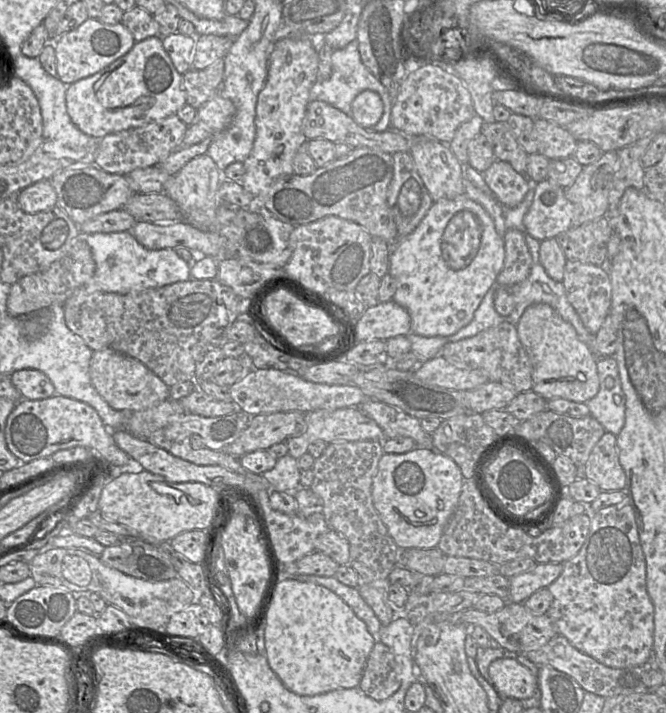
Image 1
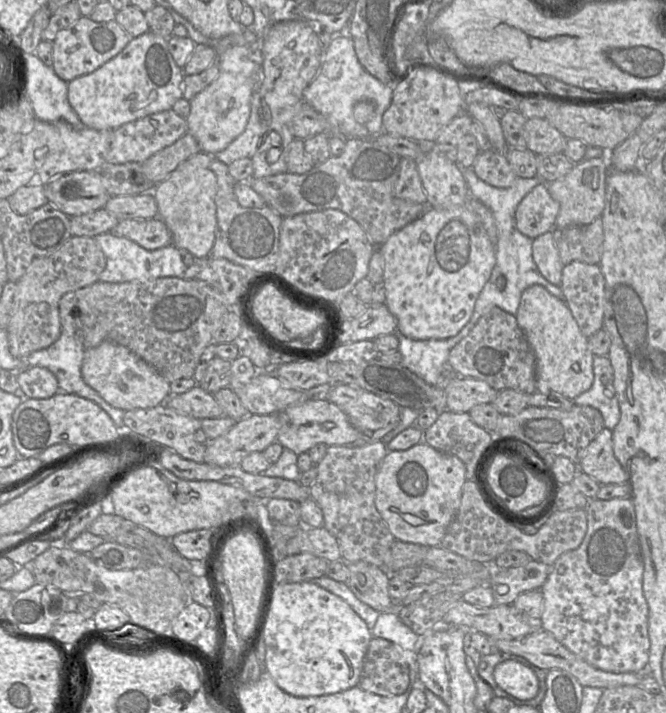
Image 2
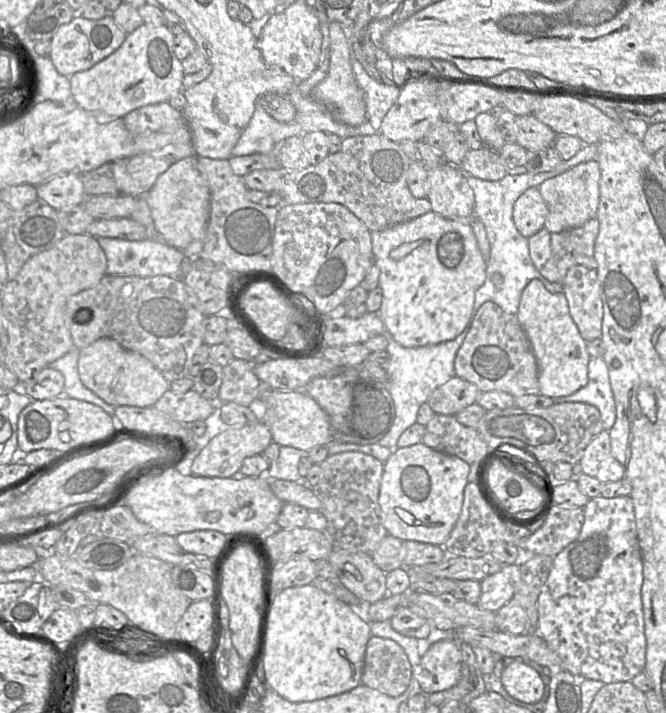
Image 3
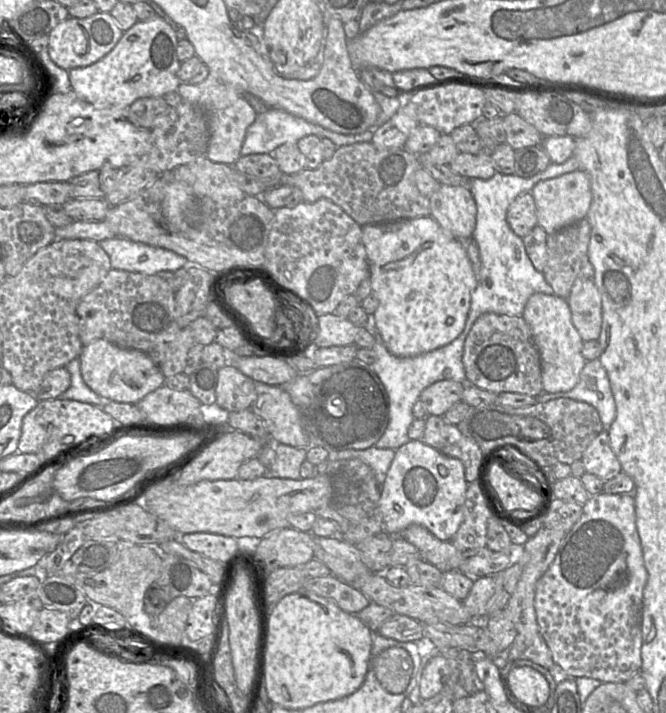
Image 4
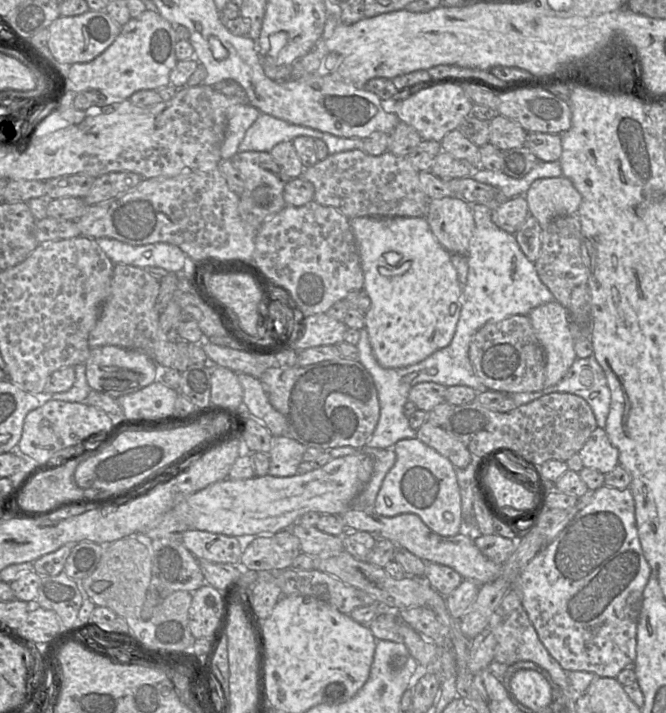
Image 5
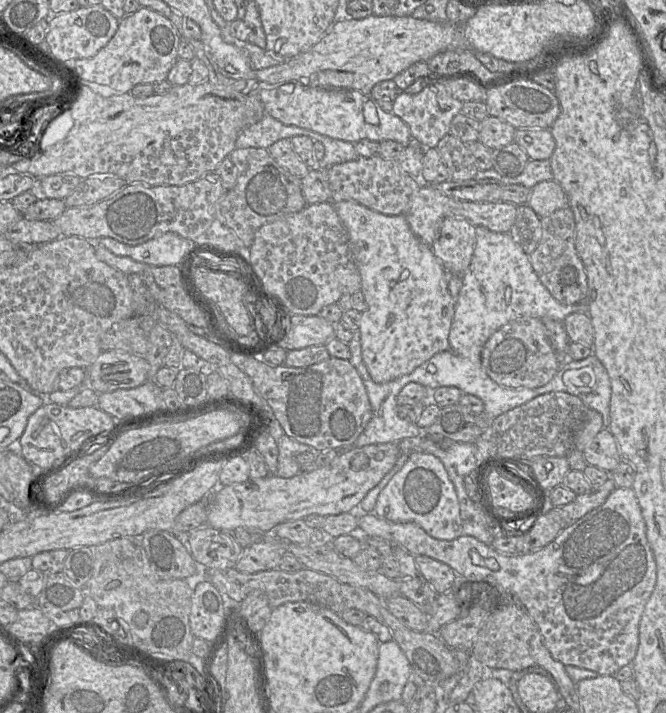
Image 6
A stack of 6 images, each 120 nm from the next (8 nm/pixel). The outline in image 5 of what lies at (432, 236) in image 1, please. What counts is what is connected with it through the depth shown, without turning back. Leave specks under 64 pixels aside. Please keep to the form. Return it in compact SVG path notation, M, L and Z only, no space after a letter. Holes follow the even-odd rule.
M356 217L350 226L364 275L363 289L371 299L365 329L378 364L403 368L417 364L452 341L460 317L462 287L448 252L437 241L425 217Z

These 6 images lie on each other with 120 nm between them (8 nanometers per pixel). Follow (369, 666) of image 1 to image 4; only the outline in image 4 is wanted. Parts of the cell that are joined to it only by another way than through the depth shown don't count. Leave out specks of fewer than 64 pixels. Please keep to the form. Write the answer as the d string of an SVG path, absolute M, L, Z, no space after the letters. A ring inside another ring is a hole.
M391 647L371 657L370 669L374 671L383 689L390 694L400 694L410 683L413 662L406 650Z

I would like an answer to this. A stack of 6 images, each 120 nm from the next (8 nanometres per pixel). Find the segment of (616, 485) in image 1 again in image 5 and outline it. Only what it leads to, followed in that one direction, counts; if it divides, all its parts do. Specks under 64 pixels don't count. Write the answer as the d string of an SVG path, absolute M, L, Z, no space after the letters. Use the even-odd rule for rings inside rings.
M597 427L579 451L584 467L602 474L611 472L619 464L619 452L609 440L605 429Z

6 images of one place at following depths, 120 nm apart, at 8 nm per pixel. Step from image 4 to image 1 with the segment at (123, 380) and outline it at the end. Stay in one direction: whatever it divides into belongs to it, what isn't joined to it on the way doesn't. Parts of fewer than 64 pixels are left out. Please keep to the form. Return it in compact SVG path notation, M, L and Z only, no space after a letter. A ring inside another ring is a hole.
M110 348L93 351L89 374L92 385L114 409L130 414L169 399L169 388L142 362Z

